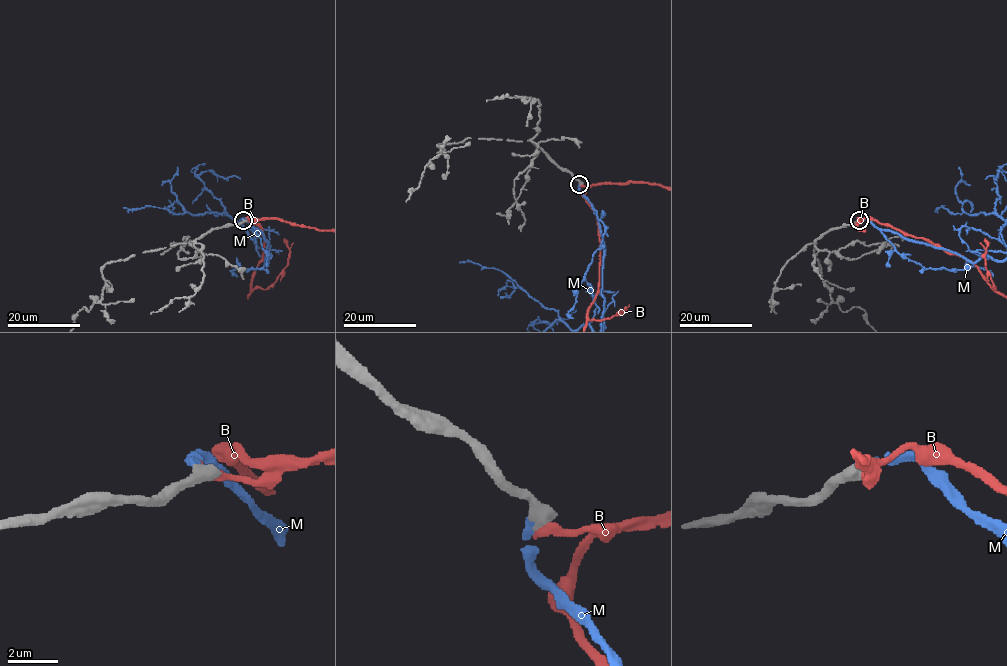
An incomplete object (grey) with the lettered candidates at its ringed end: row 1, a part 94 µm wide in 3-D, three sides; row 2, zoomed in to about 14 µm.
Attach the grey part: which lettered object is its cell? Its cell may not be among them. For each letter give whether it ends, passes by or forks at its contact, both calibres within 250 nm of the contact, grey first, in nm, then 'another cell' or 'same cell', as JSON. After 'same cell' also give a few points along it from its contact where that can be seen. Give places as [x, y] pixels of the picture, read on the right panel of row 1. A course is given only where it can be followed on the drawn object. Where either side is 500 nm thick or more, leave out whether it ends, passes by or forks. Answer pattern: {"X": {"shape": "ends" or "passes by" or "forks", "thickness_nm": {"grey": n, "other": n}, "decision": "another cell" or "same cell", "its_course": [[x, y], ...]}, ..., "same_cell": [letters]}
{"B": {"thickness_nm": {"grey": 600, "other": 400}, "decision": "another cell"}, "M": {"thickness_nm": {"grey": 600, "other": 300}, "decision": "same cell"}, "same_cell": ["M"]}

